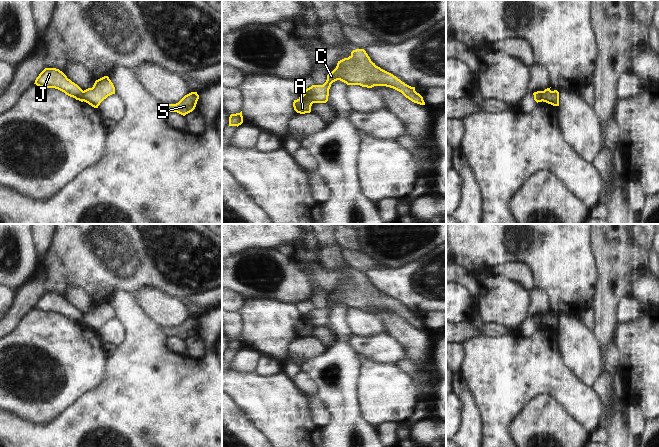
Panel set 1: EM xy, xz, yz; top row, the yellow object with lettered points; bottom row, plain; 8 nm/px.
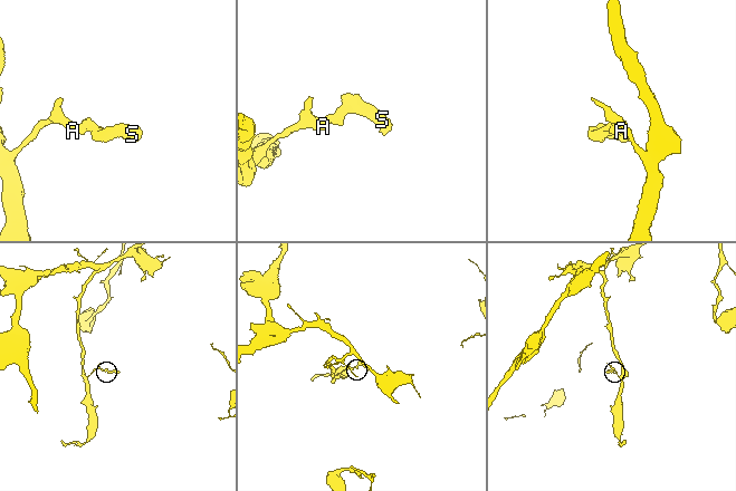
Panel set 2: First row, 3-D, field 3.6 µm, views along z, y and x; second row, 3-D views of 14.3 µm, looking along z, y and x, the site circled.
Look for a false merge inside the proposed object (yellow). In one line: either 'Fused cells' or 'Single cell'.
Fused cells

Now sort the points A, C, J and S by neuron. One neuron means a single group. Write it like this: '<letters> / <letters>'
A J / C S

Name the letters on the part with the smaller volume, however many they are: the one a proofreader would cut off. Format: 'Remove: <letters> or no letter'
Remove: C, S

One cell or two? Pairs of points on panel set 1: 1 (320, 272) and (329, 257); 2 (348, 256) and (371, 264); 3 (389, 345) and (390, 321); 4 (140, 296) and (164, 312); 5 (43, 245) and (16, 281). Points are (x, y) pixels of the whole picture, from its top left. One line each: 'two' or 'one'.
1: two
2: one
3: two
4: one
5: two

